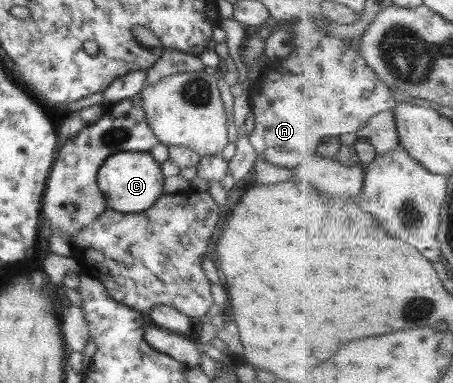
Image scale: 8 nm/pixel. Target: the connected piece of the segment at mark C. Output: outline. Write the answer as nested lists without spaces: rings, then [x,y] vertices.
[[[119,152],[103,161],[96,175],[99,192],[105,197],[106,208],[123,214],[139,213],[151,208],[163,195],[160,164],[149,153]]]

